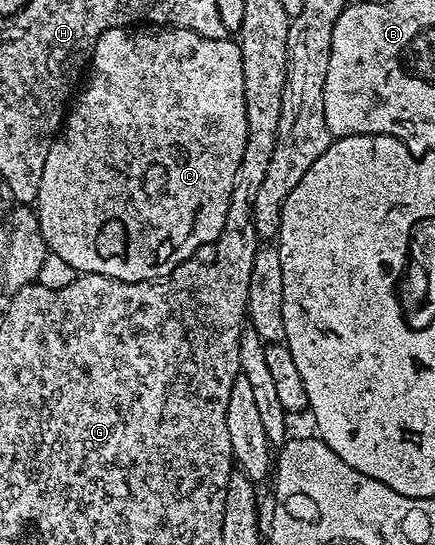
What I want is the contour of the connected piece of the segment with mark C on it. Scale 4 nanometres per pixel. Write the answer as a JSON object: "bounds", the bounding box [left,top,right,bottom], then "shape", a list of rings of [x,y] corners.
{"bounds":[36,27,247,281],"shape":[[[123,27],[104,31],[104,35],[96,39],[90,54],[88,76],[69,106],[61,130],[48,151],[48,159],[44,159],[44,176],[40,179],[36,212],[47,250],[53,256],[55,253],[68,268],[75,269],[73,272],[78,275],[99,273],[117,281],[158,281],[167,277],[180,267],[180,263],[191,260],[197,249],[217,242],[220,231],[224,231],[228,199],[232,199],[232,183],[236,183],[236,171],[240,167],[240,159],[244,159],[247,139],[244,63],[237,40],[204,39],[204,35],[196,35],[190,29],[173,27]]]}

